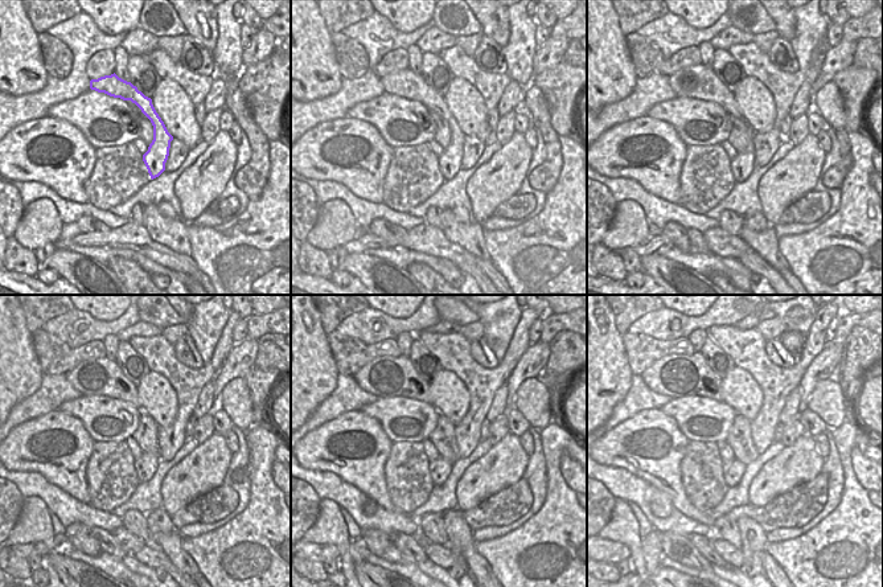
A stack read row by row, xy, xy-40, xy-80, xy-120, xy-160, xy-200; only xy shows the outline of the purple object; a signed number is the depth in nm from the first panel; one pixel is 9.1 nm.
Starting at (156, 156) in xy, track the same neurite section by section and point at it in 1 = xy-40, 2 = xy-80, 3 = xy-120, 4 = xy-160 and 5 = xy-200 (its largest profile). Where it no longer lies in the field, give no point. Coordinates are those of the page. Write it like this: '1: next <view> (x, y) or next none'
1: next xy-40 (406, 83)
2: next xy-80 (699, 81)
3: next xy-120 (103, 377)
4: next xy-160 (385, 377)
5: next xy-200 (676, 376)

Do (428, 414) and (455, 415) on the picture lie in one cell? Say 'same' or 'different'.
different

